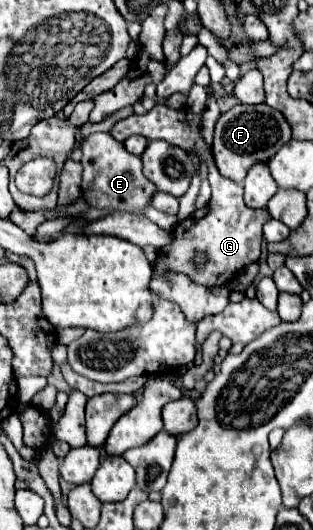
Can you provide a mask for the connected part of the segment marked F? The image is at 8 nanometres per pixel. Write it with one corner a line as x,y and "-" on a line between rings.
240,103
220,115
214,131
212,157
222,177
240,183
254,163
266,163
290,139
292,139
292,127
288,125
288,121
280,111
268,107
266,103
262,105

